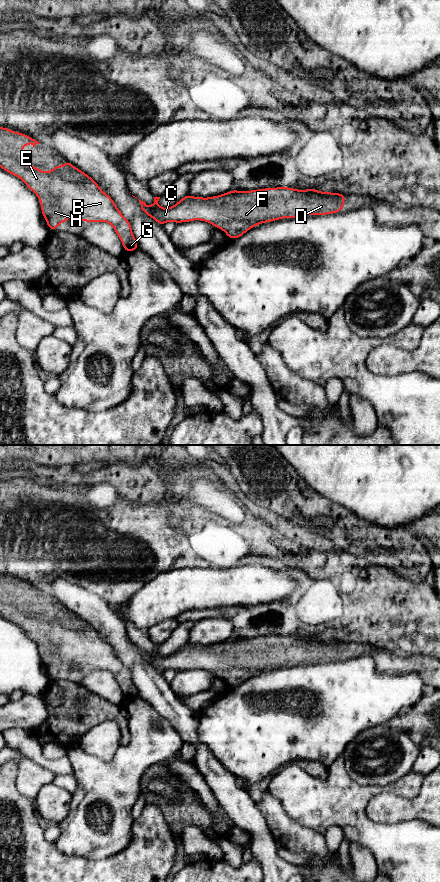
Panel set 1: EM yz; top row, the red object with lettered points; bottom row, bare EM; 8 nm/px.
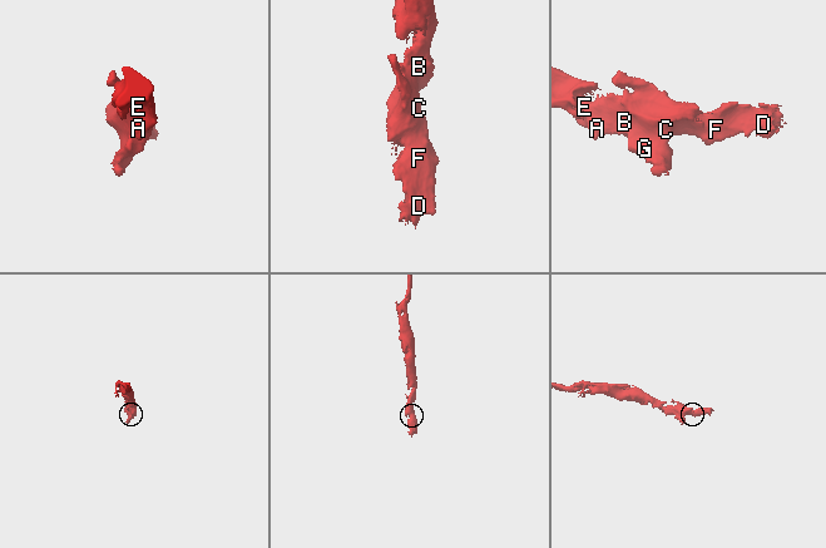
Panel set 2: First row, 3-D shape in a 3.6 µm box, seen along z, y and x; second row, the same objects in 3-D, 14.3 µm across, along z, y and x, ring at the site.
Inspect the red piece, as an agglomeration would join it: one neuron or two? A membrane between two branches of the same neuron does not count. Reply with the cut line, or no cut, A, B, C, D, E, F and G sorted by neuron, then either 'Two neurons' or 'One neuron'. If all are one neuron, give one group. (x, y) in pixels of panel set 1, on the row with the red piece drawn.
No split. Groups: A B C D E F G. One neuron

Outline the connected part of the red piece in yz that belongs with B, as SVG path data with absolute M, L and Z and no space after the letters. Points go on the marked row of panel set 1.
M0 127L0 167L21 179L38 196L41 203L41 212L51 231L55 231L61 222L70 221L70 215L73 214L79 217L80 223L103 221L111 224L126 253L139 249L132 233L131 223L119 211L111 196L104 193L89 175L68 161L63 162L62 169L58 164L55 164L52 171L41 171L39 168L23 161L22 148L26 144L35 147L36 144L40 143L26 134Z

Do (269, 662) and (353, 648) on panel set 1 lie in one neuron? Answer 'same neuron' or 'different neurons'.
same neuron

